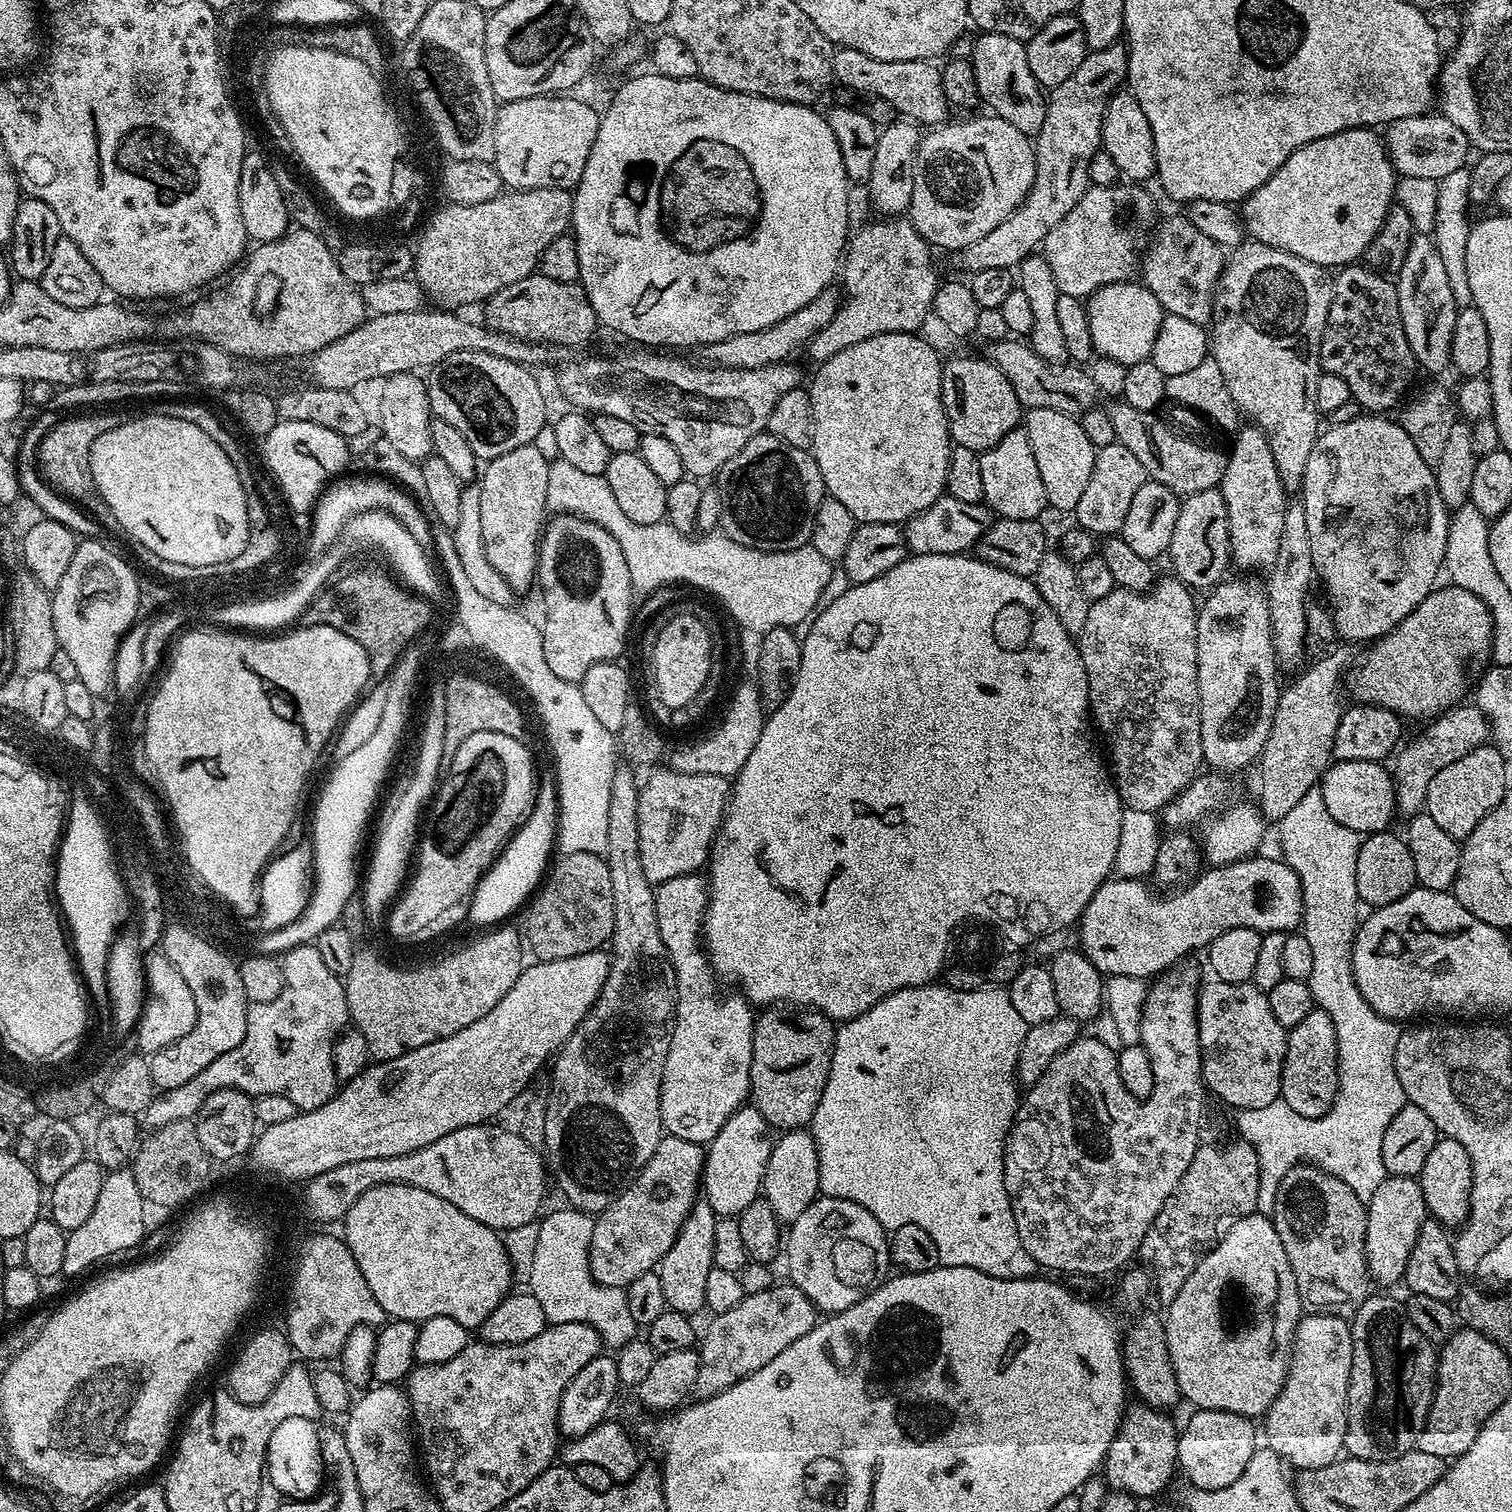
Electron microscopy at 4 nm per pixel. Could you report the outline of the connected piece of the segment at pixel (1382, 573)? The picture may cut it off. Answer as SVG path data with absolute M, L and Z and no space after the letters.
M1361 414L1354 417L1350 422L1325 427L1317 435L1314 450L1310 450L1310 462L1306 462L1302 499L1305 506L1306 525L1309 531L1310 551L1313 558L1315 575L1318 577L1318 580L1324 583L1324 592L1328 595L1329 602L1332 603L1330 615L1335 631L1339 635L1341 632L1348 640L1375 642L1387 635L1427 595L1433 592L1433 589L1438 584L1436 579L1442 576L1442 569L1444 567L1450 509L1446 507L1438 494L1434 468L1422 460L1421 455L1418 454L1417 447L1414 446L1413 439L1410 438L1410 435L1406 434L1403 426L1395 419L1387 420L1388 418L1384 414Z

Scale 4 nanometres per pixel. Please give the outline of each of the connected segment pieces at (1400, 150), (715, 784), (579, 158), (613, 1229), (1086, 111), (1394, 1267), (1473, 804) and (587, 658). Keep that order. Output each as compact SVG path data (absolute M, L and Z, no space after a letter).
M1442 114L1432 115L1411 116L1387 125L1385 132L1388 133L1383 133L1382 143L1392 159L1393 168L1401 177L1428 178L1438 182L1446 178L1446 174L1452 174L1469 163L1470 145L1466 134Z
M670 766L657 767L647 774L648 781L639 785L638 798L638 854L642 870L649 884L655 886L670 878L690 876L699 873L707 865L724 814L728 811L730 799L729 777L718 774L682 774Z
M564 94L535 96L503 101L496 109L494 122L494 163L505 186L512 190L522 188L567 188L571 189L586 170L586 158L594 146L598 134L601 113L587 105L587 99L570 98Z
M665 1135L661 1139L658 1151L652 1159L652 1163L647 1163L643 1167L643 1176L640 1180L636 1181L636 1185L633 1185L632 1190L627 1195L616 1198L609 1208L605 1208L603 1212L599 1213L595 1217L596 1225L592 1231L592 1237L590 1238L590 1254L588 1255L588 1265L590 1266L590 1274L596 1281L602 1286L607 1288L622 1288L627 1289L630 1282L634 1282L634 1278L642 1278L642 1274L653 1271L659 1265L661 1258L666 1254L666 1250L670 1250L670 1246L674 1246L674 1242L678 1238L678 1234L682 1230L682 1226L688 1221L688 1215L690 1210L698 1202L698 1193L702 1188L702 1177L704 1175L704 1158L706 1152L701 1145L695 1144L694 1142L686 1142L682 1138L677 1136Z
M1117 42L1109 48L1098 48L1089 51L1084 57L1082 66L1066 78L1059 86L1051 89L1046 96L1046 122L1042 122L1042 130L1034 137L1034 147L1036 149L1036 177L1032 183L1032 188L1028 191L1028 196L1024 202L1017 206L1016 209L1006 218L1006 222L998 222L986 238L978 238L970 246L959 249L955 253L956 264L965 274L971 274L978 270L990 270L991 268L1007 268L1009 270L1019 269L1020 263L1027 256L1033 255L1043 245L1046 234L1074 210L1078 198L1090 186L1088 171L1090 162L1096 152L1101 151L1102 145L1102 122L1106 114L1106 106L1109 98L1128 79L1128 50L1123 43Z
M1388 1176L1366 1201L1366 1207L1366 1262L1369 1277L1375 1283L1377 1280L1380 1284L1399 1285L1404 1279L1406 1262L1410 1258L1410 1250L1414 1250L1418 1230L1428 1216L1419 1179L1411 1176Z
M1491 743L1480 744L1474 750L1462 754L1458 762L1450 762L1450 766L1442 766L1438 774L1434 774L1434 779L1430 782L1430 790L1426 790L1426 802L1424 808L1458 842L1470 835L1474 826L1502 802L1504 791L1510 787L1508 780L1510 767L1504 761L1498 748Z
M556 514L543 525L538 586L544 591L544 653L558 678L579 682L596 663L621 659L634 597L629 559L605 528L582 516Z

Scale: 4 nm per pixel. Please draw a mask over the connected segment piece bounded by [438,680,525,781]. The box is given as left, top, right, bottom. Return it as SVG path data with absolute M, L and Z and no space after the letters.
M456 680L446 686L445 690L445 729L443 731L442 758L438 762L438 781L444 780L450 770L450 762L454 762L458 746L470 738L470 734L506 734L517 738L523 737L524 716L521 705L510 696L506 700L500 691L472 680Z

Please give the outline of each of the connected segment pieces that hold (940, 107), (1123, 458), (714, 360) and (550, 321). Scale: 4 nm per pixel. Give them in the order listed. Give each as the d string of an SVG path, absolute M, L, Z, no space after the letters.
M837 47L832 75L835 83L841 88L886 98L886 102L894 106L896 113L917 125L939 126L949 119L950 105L946 94L943 93L941 69L931 60L886 62L870 58L862 54L862 50Z
M1119 442L1099 449L1094 458L1094 470L1090 474L1090 482L1086 482L1086 491L1082 498L1078 498L1078 506L1074 513L1075 522L1079 527L1086 529L1097 538L1114 536L1120 533L1126 522L1126 514L1130 510L1134 494L1142 490L1148 481L1146 470L1126 446Z
M829 286L814 298L814 302L806 302L802 310L794 310L794 314L786 314L782 322L774 322L774 326L766 326L762 330L750 330L746 334L734 334L730 338L722 338L722 342L703 345L703 359L717 368L737 368L738 370L758 369L771 364L782 364L793 359L796 351L803 349L834 318L836 309L840 307L841 293Z
M539 274L522 278L522 282L510 282L510 286L488 297L486 307L488 307L487 327L531 344L549 346L561 344L564 348L576 348L579 344L586 343L595 334L596 328L598 329L594 306L590 306L590 298L584 293L579 283L554 282L554 278L546 278Z

